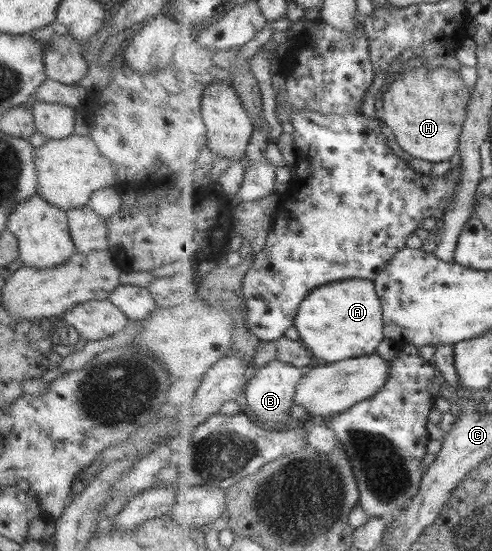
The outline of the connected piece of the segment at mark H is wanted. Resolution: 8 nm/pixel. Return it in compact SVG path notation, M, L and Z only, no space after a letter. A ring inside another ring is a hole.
M413 67L401 73L386 92L381 119L410 156L433 164L449 161L459 151L472 93L459 72L449 68Z

